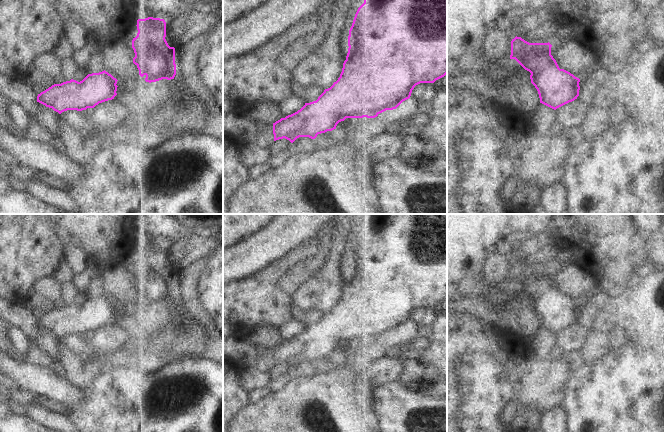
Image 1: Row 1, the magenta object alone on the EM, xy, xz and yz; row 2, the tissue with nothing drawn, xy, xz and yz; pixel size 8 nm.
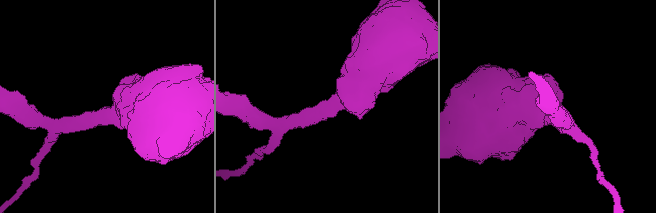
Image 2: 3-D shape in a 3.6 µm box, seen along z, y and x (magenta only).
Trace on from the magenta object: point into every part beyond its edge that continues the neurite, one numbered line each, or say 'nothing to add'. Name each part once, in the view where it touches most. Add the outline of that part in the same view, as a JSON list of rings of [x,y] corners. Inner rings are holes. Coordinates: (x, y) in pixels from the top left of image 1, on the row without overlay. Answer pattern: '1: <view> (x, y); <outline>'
nothing to add

